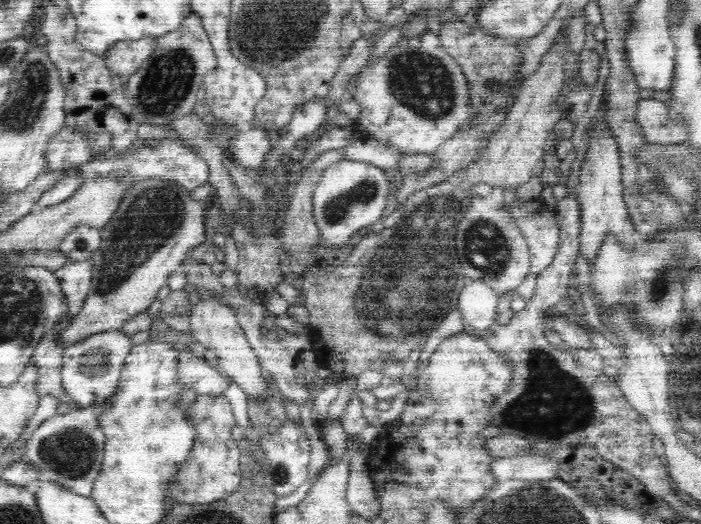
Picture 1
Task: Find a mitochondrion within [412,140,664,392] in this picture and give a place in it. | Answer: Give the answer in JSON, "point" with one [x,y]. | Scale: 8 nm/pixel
{"point":[482,245]}

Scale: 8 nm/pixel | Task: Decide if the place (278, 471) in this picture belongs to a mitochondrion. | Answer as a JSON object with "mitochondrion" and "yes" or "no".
{"mitochondrion":"yes"}

